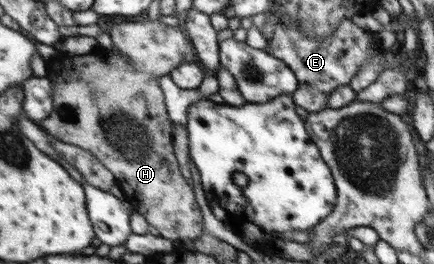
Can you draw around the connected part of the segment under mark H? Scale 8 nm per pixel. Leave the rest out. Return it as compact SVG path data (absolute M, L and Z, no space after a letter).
M159 19L127 20L113 25L108 36L111 48L97 46L88 55L70 55L60 51L41 65L42 72L52 80L55 90L55 107L42 121L43 130L60 142L95 154L98 162L113 174L124 194L124 201L155 227L162 238L178 244L182 240L198 239L200 234L204 234L204 214L200 213L200 202L196 202L192 182L188 182L188 178L184 178L184 170L180 170L180 158L176 158L176 122L168 118L164 94L157 83L158 78L168 75L180 64L196 63L195 47L178 27L164 24Z

